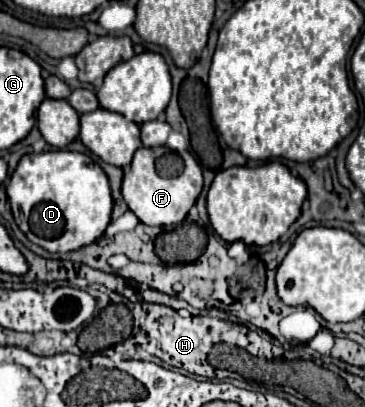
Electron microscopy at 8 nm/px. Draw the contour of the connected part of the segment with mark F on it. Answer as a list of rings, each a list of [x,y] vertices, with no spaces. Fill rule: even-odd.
[[[139,148],[133,156],[133,162],[129,164],[129,168],[125,168],[125,178],[123,178],[123,198],[129,206],[129,210],[147,226],[161,226],[161,228],[169,228],[175,224],[181,224],[185,220],[185,216],[189,214],[189,210],[193,208],[193,204],[197,202],[201,190],[203,190],[203,174],[201,174],[201,166],[195,160],[195,156],[191,152],[173,154],[169,148]],[[169,168],[179,168],[179,174],[167,174],[165,170]]]

